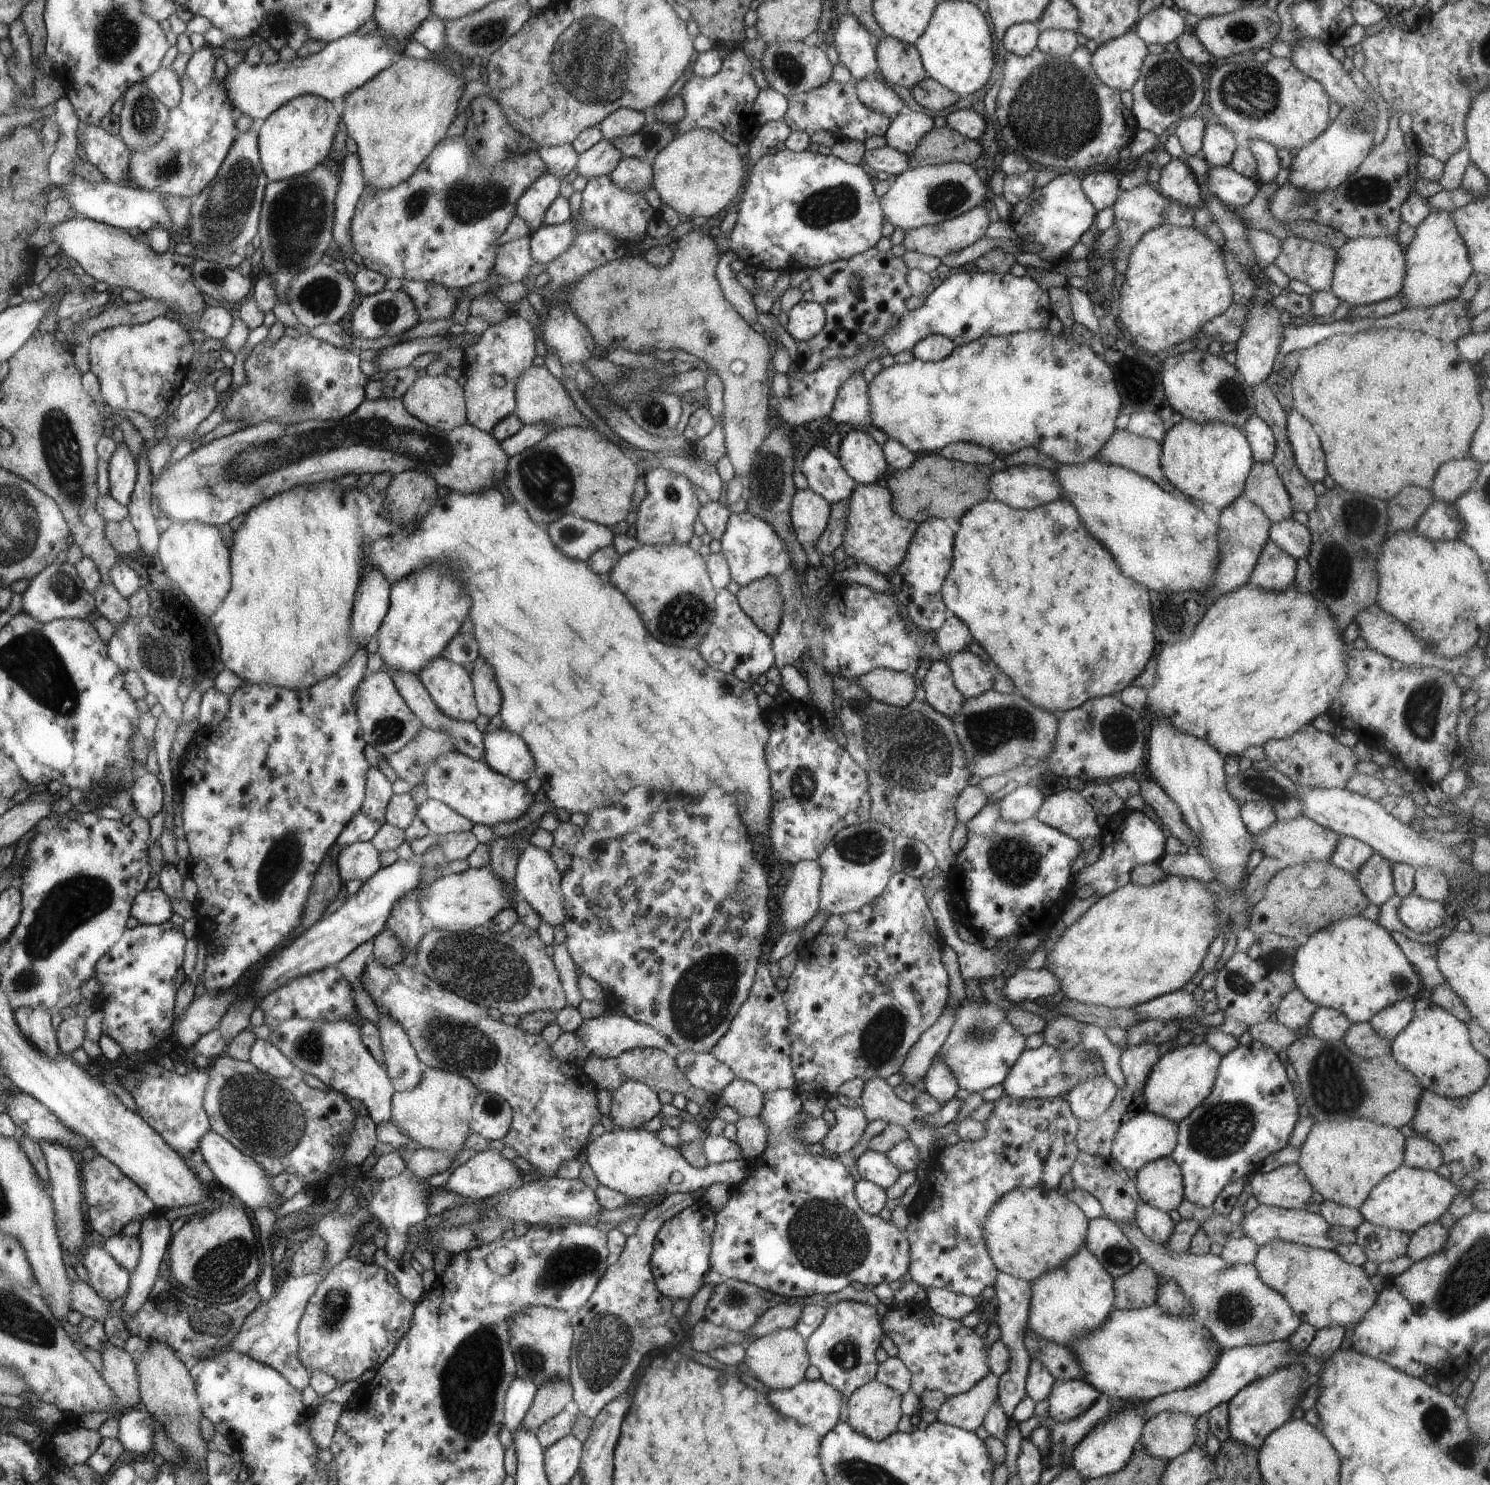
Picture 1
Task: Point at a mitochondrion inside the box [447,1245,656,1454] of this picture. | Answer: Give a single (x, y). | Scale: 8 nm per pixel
(603, 1346)

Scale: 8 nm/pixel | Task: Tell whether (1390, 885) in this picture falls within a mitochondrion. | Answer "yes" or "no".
no

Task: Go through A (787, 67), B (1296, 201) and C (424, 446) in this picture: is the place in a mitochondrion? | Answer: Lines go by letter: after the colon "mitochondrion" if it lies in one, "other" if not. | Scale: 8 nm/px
A: mitochondrion
B: mitochondrion
C: mitochondrion

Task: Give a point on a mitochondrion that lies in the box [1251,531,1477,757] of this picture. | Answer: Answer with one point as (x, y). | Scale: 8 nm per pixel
(1422, 707)

